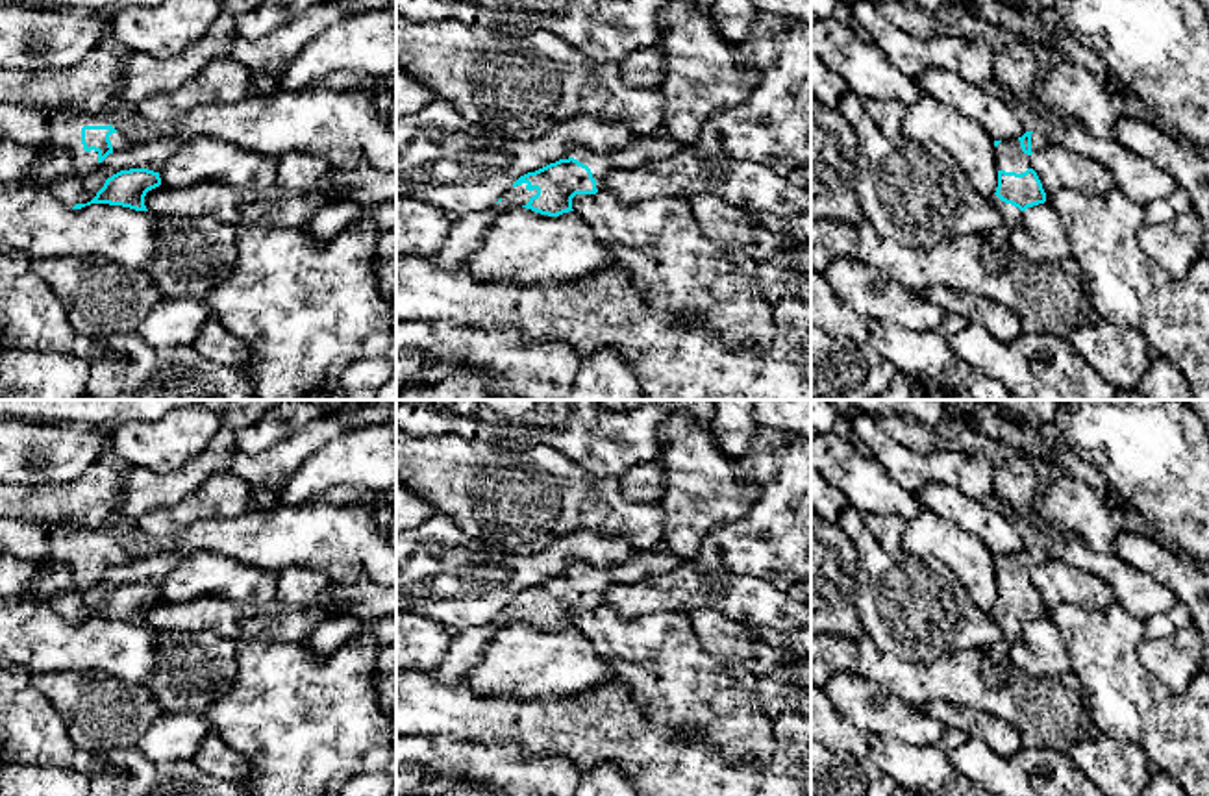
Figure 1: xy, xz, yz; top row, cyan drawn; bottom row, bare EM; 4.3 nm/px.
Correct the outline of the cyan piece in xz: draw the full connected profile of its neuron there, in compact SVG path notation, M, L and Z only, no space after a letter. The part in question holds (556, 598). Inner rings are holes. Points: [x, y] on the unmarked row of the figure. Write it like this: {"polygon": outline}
{"polygon": "M665 542L635 550L626 561L607 568L585 561L570 561L555 578L520 591L513 602L489 624L455 631L441 665L430 674L439 681L461 683L481 663L487 642L502 626L526 622L541 629L559 631L574 626L576 609L596 609L605 591L615 583L639 583L648 576L676 566L681 561Z"}

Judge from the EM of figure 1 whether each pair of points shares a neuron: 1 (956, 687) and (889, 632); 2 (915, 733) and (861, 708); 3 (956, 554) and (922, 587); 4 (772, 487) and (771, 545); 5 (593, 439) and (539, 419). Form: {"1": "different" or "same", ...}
{"1": "different", "2": "same", "3": "different", "4": "same", "5": "same"}

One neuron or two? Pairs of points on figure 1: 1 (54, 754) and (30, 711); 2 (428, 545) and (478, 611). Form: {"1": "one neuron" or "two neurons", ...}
{"1": "one neuron", "2": "one neuron"}

